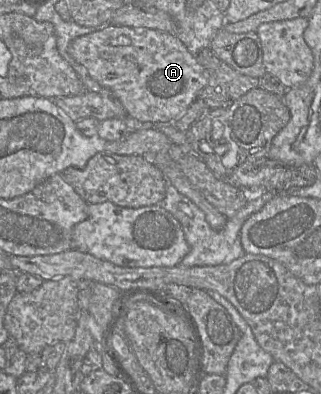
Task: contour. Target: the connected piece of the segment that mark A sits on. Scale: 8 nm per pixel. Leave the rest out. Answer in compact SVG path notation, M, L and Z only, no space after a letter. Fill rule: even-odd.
M108 24L74 39L68 46L68 53L120 102L127 117L137 124L173 123L207 85L203 66L181 40L175 34L156 29ZM119 36L127 37L129 44L110 44L110 39Z

